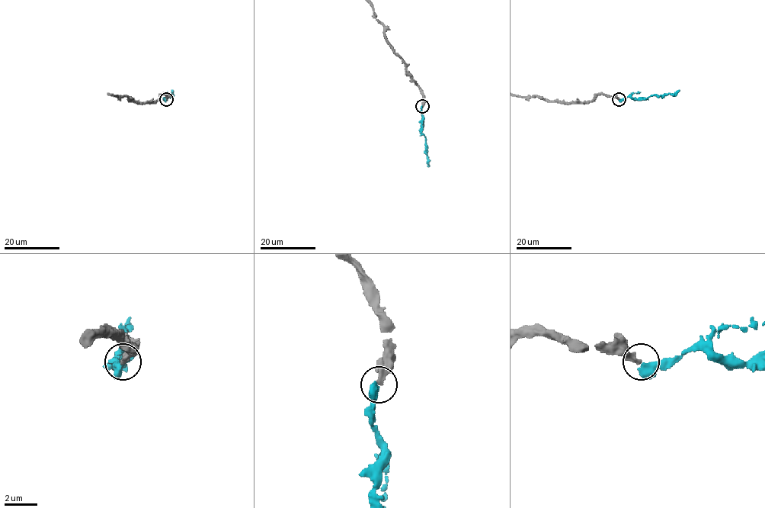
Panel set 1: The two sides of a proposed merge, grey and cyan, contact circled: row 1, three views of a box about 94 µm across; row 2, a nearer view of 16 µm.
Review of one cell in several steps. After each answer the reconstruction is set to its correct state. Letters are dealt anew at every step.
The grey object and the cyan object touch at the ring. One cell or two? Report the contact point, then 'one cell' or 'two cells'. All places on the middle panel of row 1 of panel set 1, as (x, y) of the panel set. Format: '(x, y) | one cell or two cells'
(422, 106) | one cell

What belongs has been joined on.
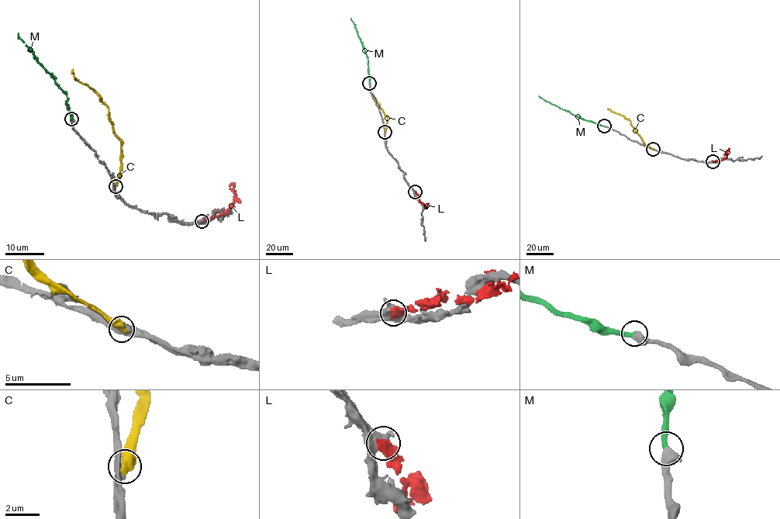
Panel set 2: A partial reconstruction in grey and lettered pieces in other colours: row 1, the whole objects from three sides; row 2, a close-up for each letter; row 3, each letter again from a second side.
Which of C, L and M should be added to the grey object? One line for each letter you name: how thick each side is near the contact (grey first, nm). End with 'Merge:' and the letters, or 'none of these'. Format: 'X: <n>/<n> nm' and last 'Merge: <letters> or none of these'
M: 600/360 nm
Merge: M

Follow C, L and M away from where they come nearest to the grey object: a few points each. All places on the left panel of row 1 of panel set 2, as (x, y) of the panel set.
C: (115, 186), (119, 172), (120, 140), (114, 131), (108, 108), (89, 86), (76, 78), (72, 70)
L: (201, 221), (222, 214), (229, 206), (233, 199), (235, 182)
M: (71, 119), (67, 96), (29, 50), (30, 48), (18, 36), (18, 32)

